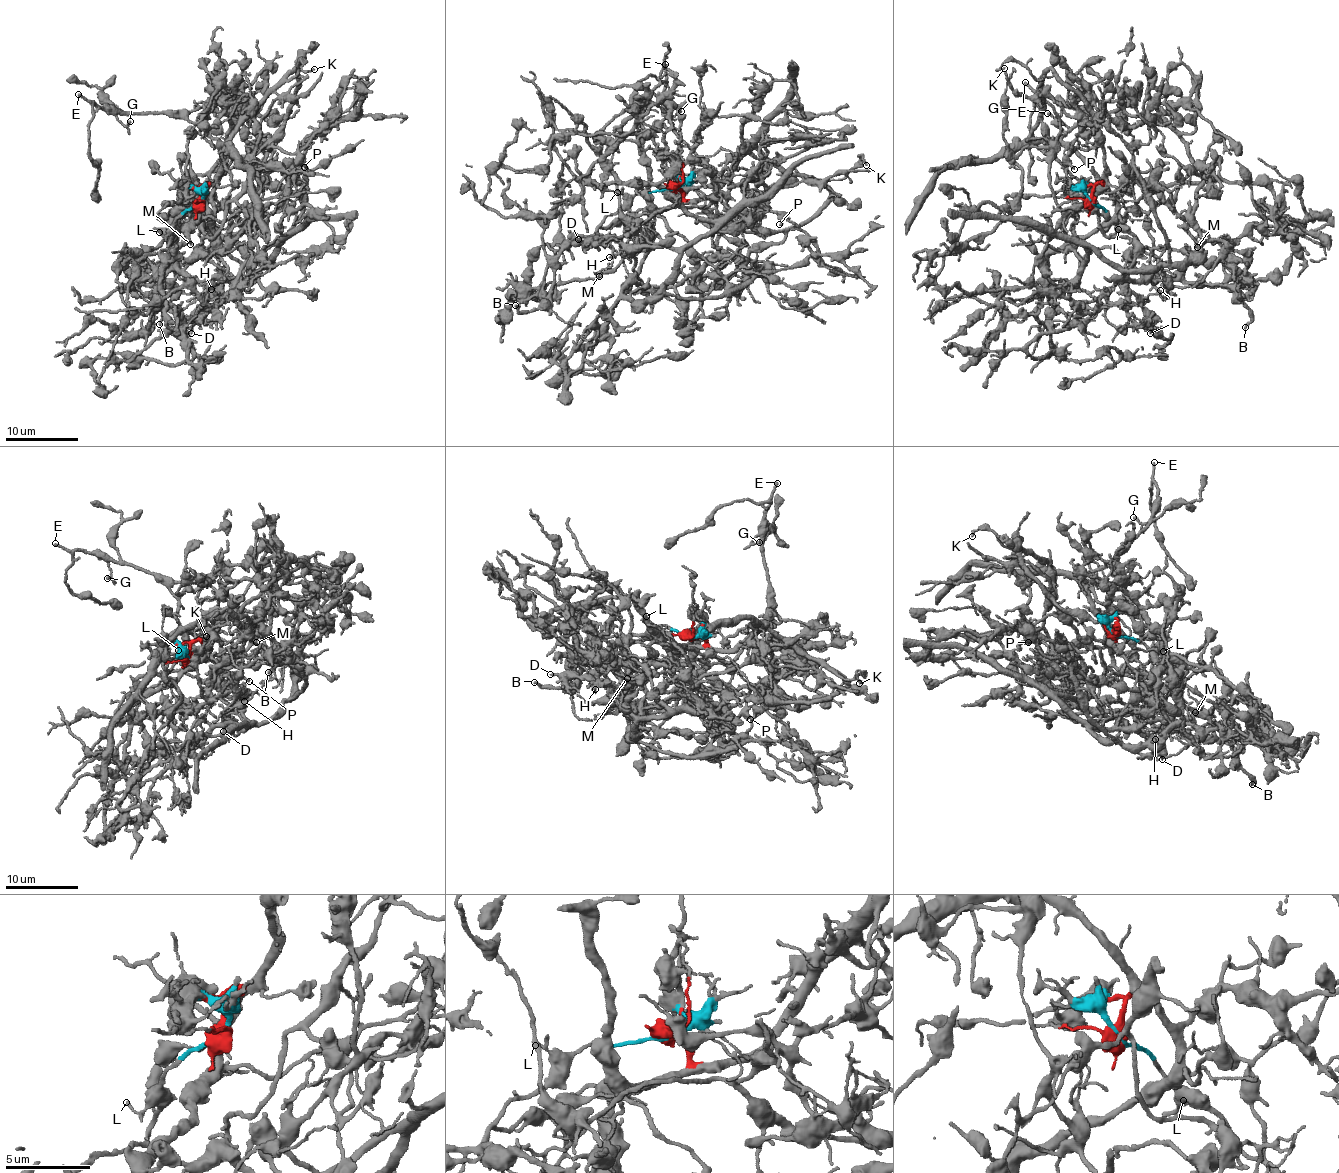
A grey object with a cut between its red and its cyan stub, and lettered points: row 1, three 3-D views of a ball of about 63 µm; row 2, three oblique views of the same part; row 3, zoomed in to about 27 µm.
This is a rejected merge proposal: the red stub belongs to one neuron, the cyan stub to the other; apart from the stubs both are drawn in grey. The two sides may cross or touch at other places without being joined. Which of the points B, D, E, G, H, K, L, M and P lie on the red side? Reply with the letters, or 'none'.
E, G, K, M, P

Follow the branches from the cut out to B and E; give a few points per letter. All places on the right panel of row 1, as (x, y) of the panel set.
B: (1091, 202), (1103, 207), (1110, 217), (1135, 237), (1169, 275), (1230, 288), (1248, 310), (1251, 320), (1244, 327)
E: (1090, 200), (1091, 189), (1099, 182), (1094, 169), (1061, 138), (1079, 122), (1081, 110), (1031, 91), (1025, 81)

